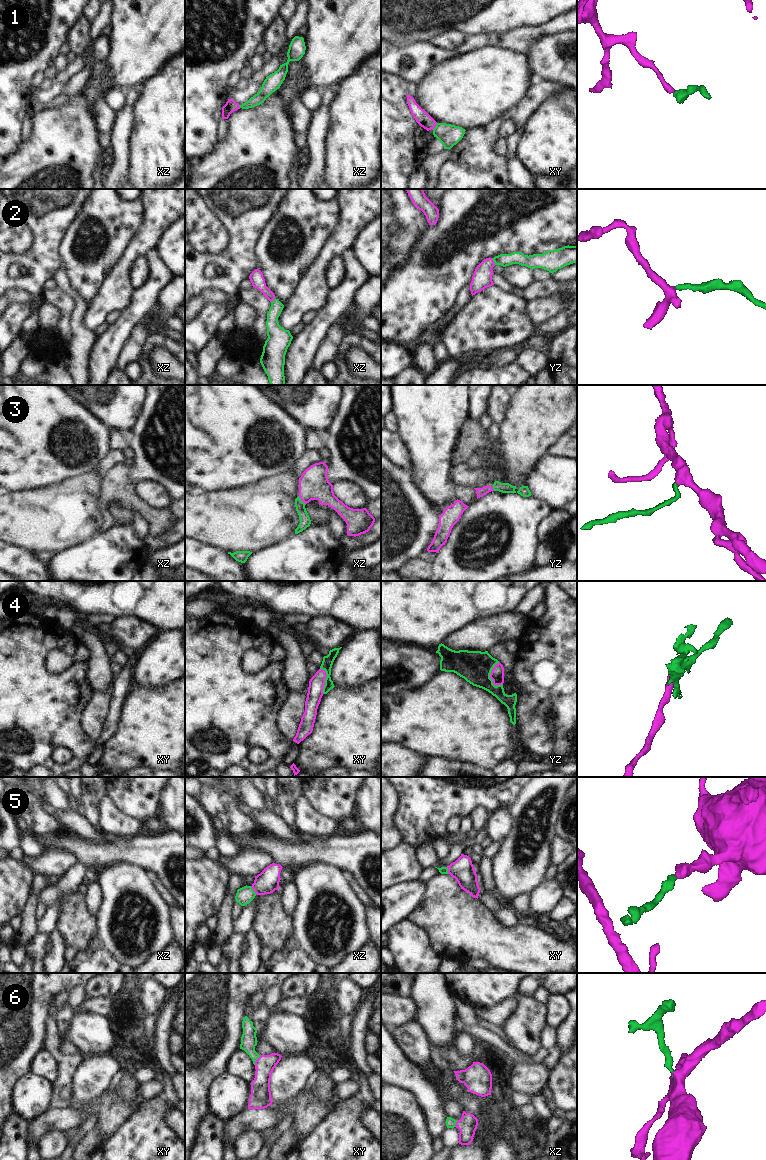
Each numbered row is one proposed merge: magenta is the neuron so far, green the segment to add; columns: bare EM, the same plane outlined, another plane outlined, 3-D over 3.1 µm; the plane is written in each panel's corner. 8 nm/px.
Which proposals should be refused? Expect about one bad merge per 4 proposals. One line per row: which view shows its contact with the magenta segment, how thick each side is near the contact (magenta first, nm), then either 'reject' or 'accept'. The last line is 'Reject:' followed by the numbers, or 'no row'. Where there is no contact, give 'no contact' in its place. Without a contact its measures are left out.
1: contact in xy; calibres 110 and 180 nm; accept
2: contact in yz; calibres 160 and 100 nm; accept
3: contact in xz; calibres 240 and 90 nm; accept
4: contact in yz; calibres 110 and 260 nm; accept
5: contact in xz; calibres 180 and 140 nm; accept
6: contact in xy; calibres 160 and 130 nm; accept
Reject: no row

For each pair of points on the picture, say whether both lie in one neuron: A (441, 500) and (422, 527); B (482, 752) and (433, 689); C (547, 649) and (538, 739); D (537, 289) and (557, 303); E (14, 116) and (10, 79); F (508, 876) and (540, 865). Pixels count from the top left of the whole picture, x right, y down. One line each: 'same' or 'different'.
A: different
B: same
C: same
D: different
E: same
F: same

